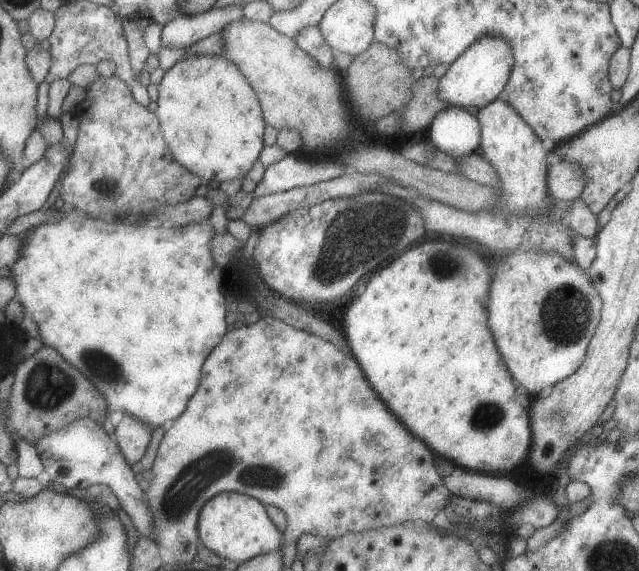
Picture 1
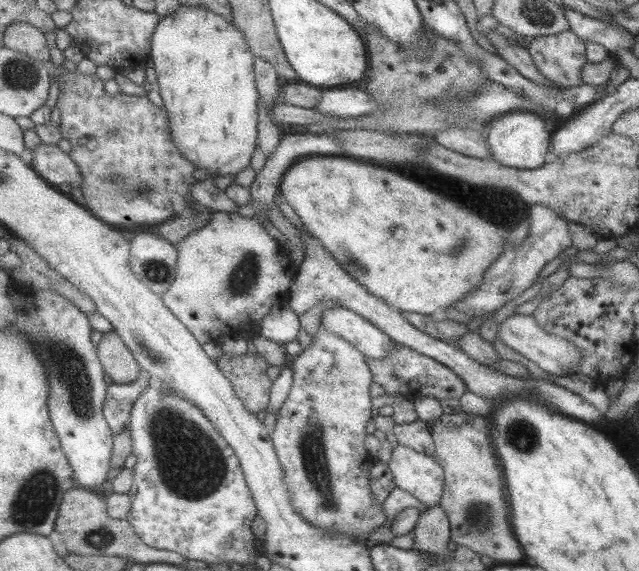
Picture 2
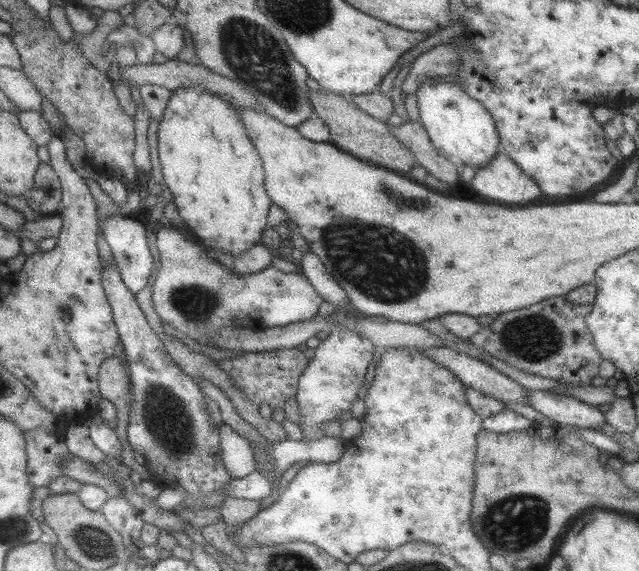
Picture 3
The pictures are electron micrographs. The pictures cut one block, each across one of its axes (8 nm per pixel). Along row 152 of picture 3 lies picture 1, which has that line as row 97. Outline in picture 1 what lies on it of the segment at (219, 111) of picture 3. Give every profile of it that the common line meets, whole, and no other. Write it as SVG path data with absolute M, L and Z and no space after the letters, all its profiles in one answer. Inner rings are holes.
M214 55L214 56L188 56L188 58L181 59L175 66L172 66L166 74L164 74L164 79L160 82L159 85L159 98L158 98L158 109L155 114L158 116L160 120L160 130L162 130L162 136L166 142L166 146L168 146L168 150L170 150L170 154L172 154L172 158L178 162L180 166L184 166L184 169L188 170L188 172L192 172L192 174L196 174L202 182L214 182L214 180L218 180L220 183L224 183L226 181L236 180L236 179L244 179L248 177L249 171L252 169L254 164L259 160L260 153L264 149L264 128L267 126L264 121L264 116L262 116L262 110L260 106L260 102L256 96L256 92L252 89L252 86L248 84L248 80L242 76L240 70L237 70L236 66L232 64L232 62L228 62L226 58L222 55Z

